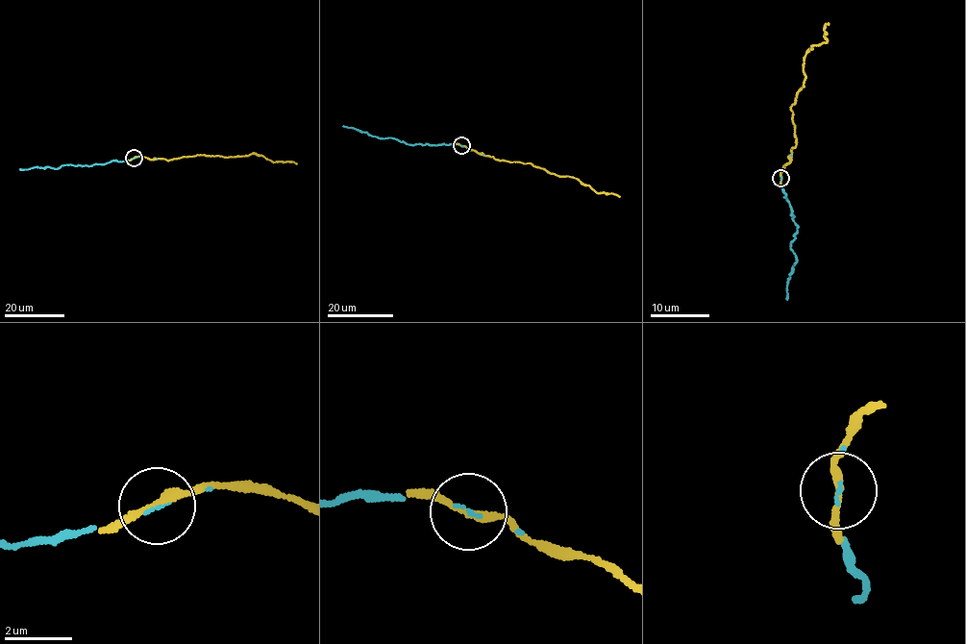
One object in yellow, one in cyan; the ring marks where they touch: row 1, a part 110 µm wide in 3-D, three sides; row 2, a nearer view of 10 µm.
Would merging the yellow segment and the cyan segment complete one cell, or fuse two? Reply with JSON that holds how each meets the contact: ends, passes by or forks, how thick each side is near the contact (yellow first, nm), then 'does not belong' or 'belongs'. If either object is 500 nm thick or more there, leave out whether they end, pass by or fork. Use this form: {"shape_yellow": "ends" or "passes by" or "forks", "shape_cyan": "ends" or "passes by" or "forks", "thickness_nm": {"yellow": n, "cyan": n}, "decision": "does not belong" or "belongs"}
{"shape_yellow": "passes by", "shape_cyan": "ends", "thickness_nm": {"yellow": 200, "cyan": 60}, "decision": "belongs"}

